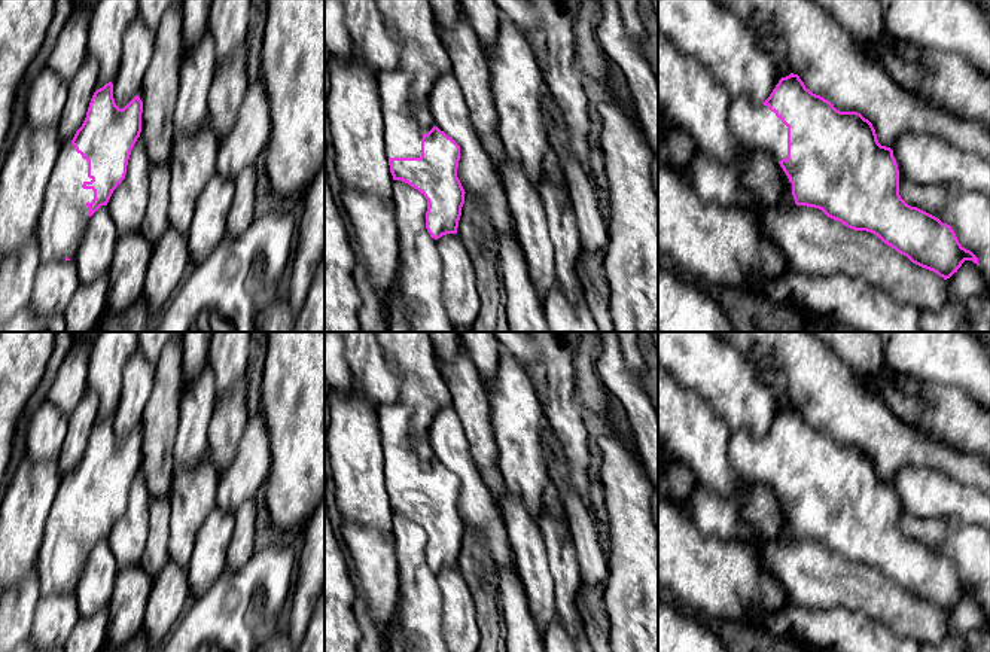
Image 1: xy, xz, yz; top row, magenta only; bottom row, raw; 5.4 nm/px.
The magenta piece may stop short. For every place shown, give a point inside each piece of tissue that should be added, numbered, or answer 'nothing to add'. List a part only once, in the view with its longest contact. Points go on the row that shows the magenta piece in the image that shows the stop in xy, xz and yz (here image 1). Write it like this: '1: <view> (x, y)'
1: xy (64, 216)

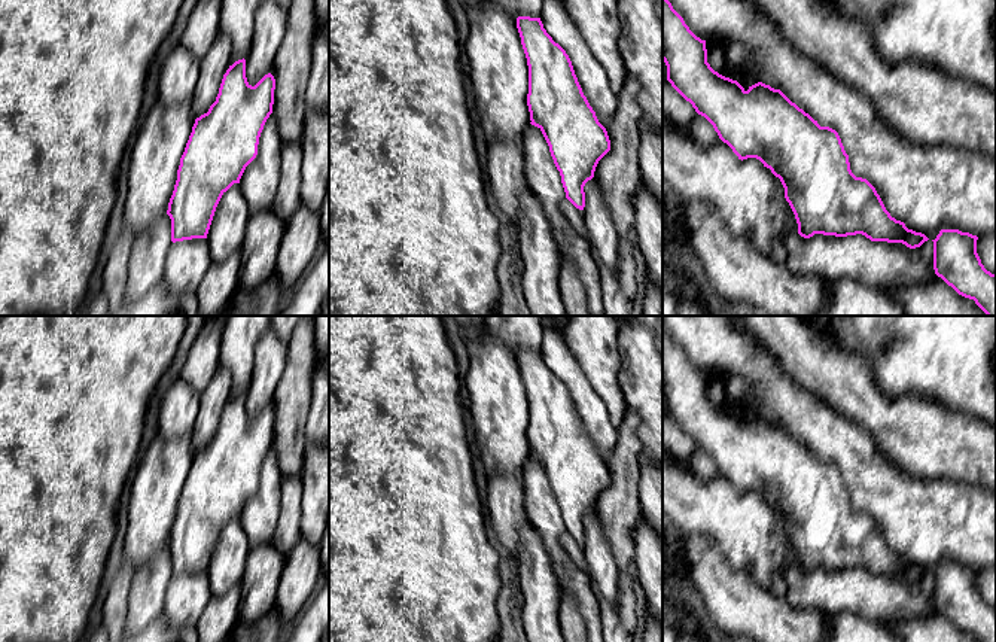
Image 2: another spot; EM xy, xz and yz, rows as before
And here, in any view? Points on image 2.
nothing to add

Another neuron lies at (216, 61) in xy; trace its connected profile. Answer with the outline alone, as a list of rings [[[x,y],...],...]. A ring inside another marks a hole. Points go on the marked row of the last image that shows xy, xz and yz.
[[[219,34],[210,51],[202,57],[199,76],[191,100],[195,119],[207,113],[216,101],[223,74],[231,64],[231,42],[225,34]]]

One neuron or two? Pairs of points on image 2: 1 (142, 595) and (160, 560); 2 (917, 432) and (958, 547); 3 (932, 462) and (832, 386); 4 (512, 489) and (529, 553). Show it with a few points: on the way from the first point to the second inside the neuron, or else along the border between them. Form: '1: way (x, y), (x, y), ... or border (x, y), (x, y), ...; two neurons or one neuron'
1: way (149, 586), (158, 569); one neuron
2: border (899, 466), (914, 475), (953, 478), (966, 484); two neurons
3: way (907, 437), (858, 395); one neuron
4: border (526, 523), (521, 529), (520, 553), (515, 557); two neurons

